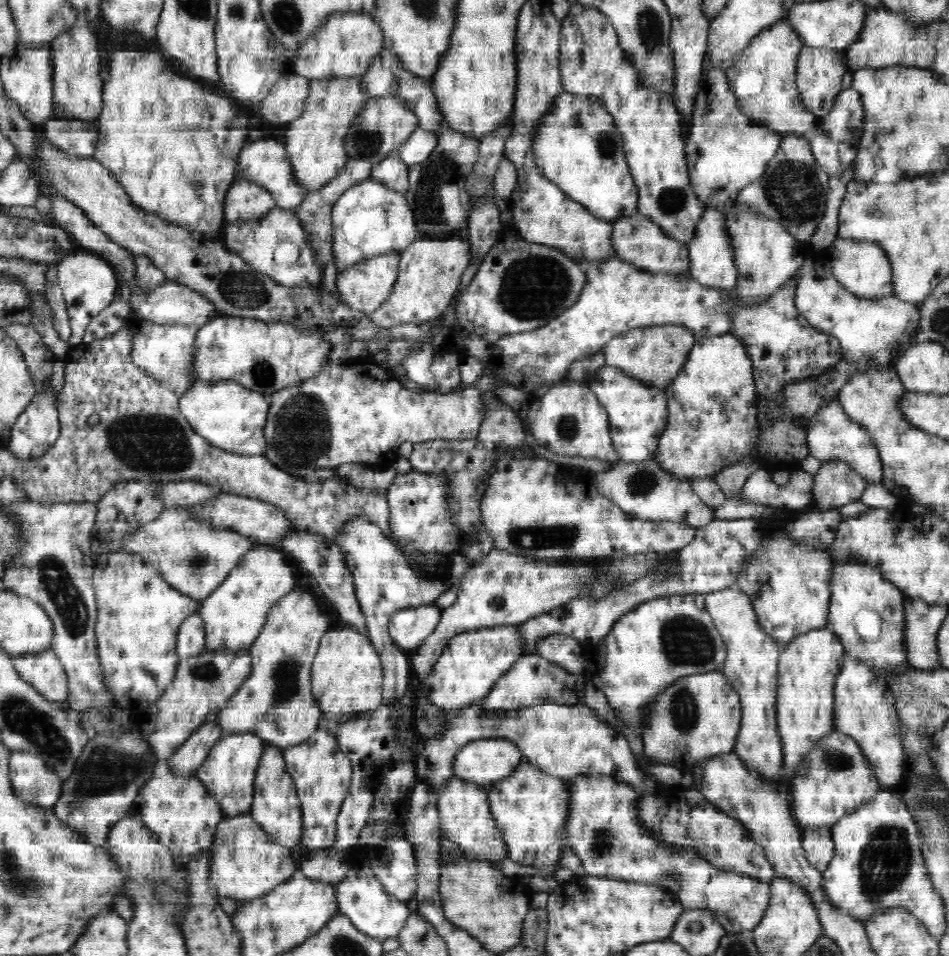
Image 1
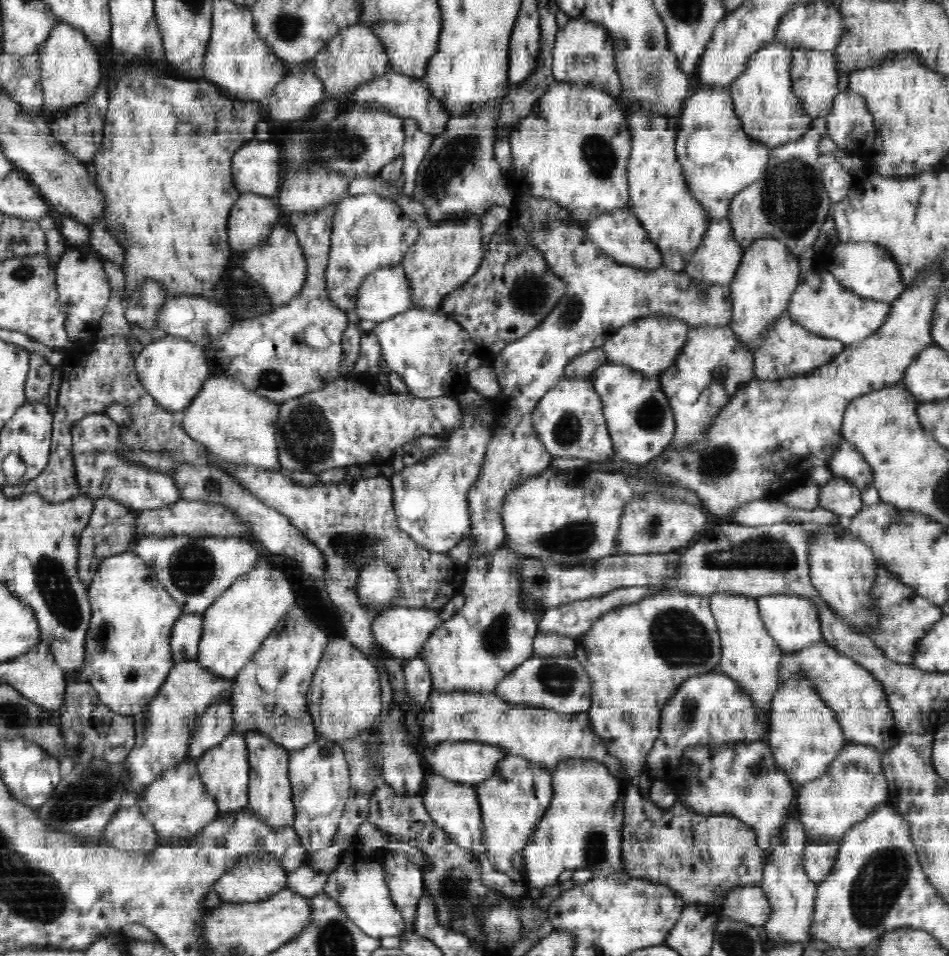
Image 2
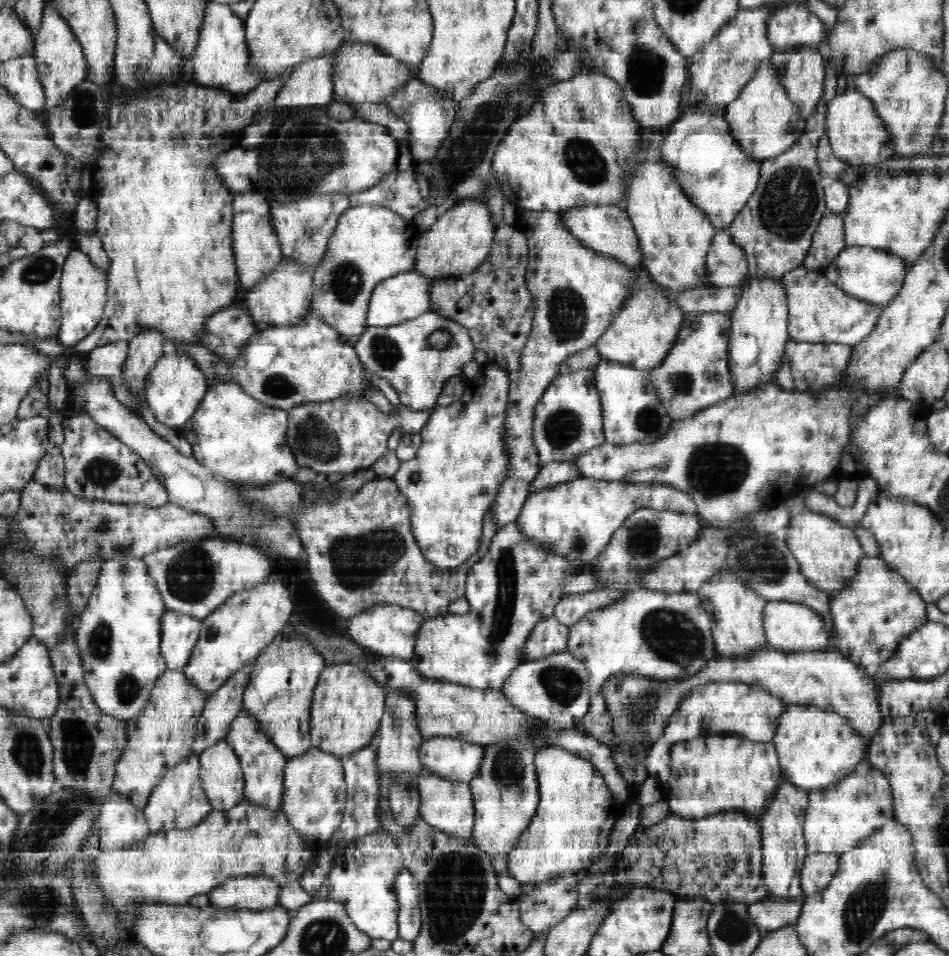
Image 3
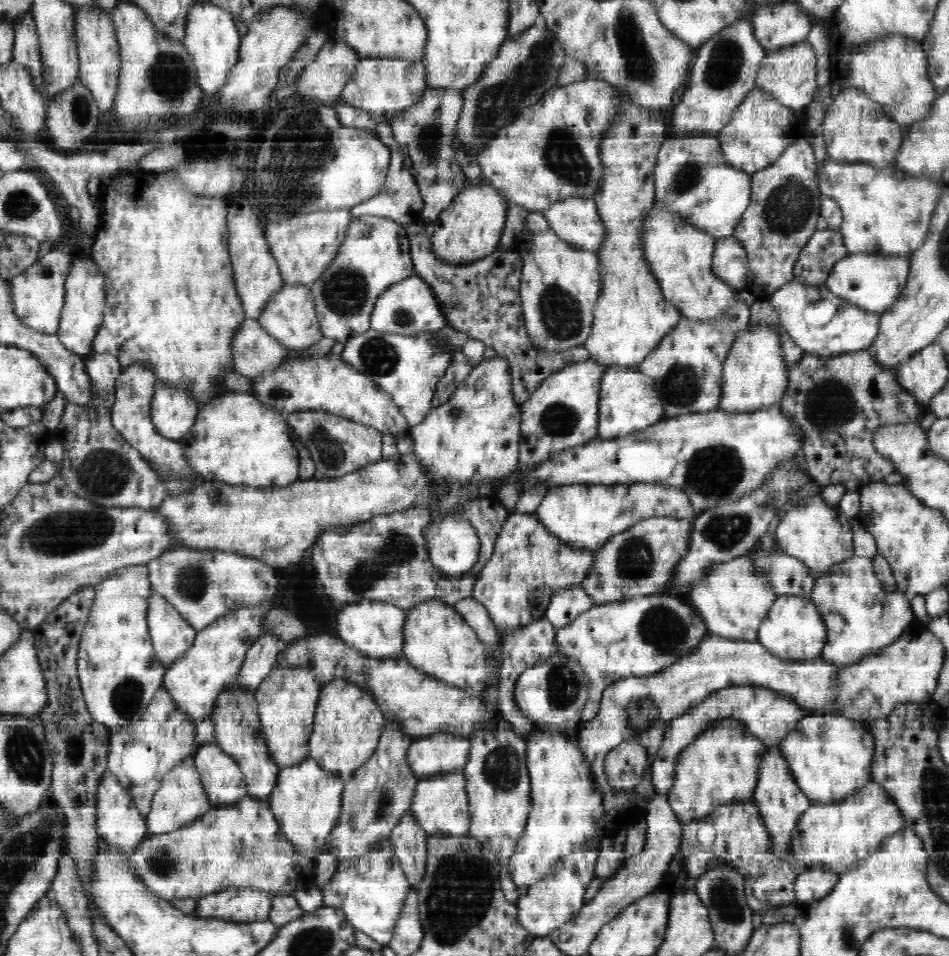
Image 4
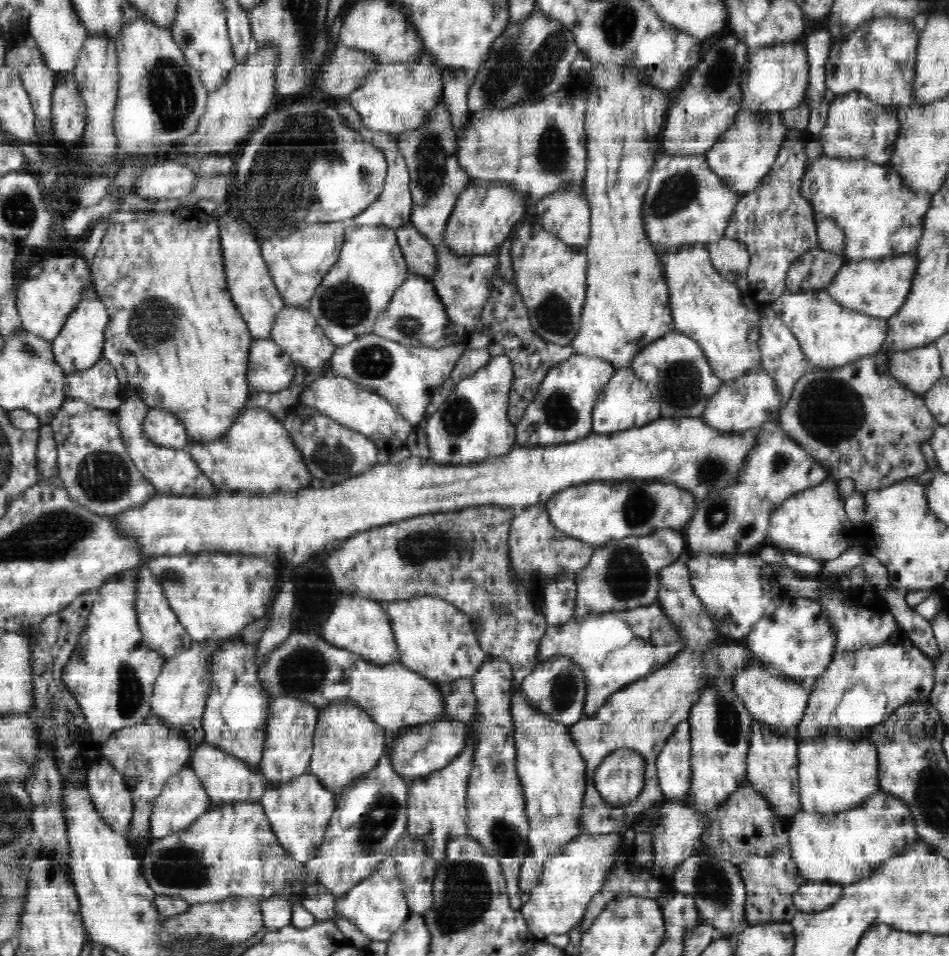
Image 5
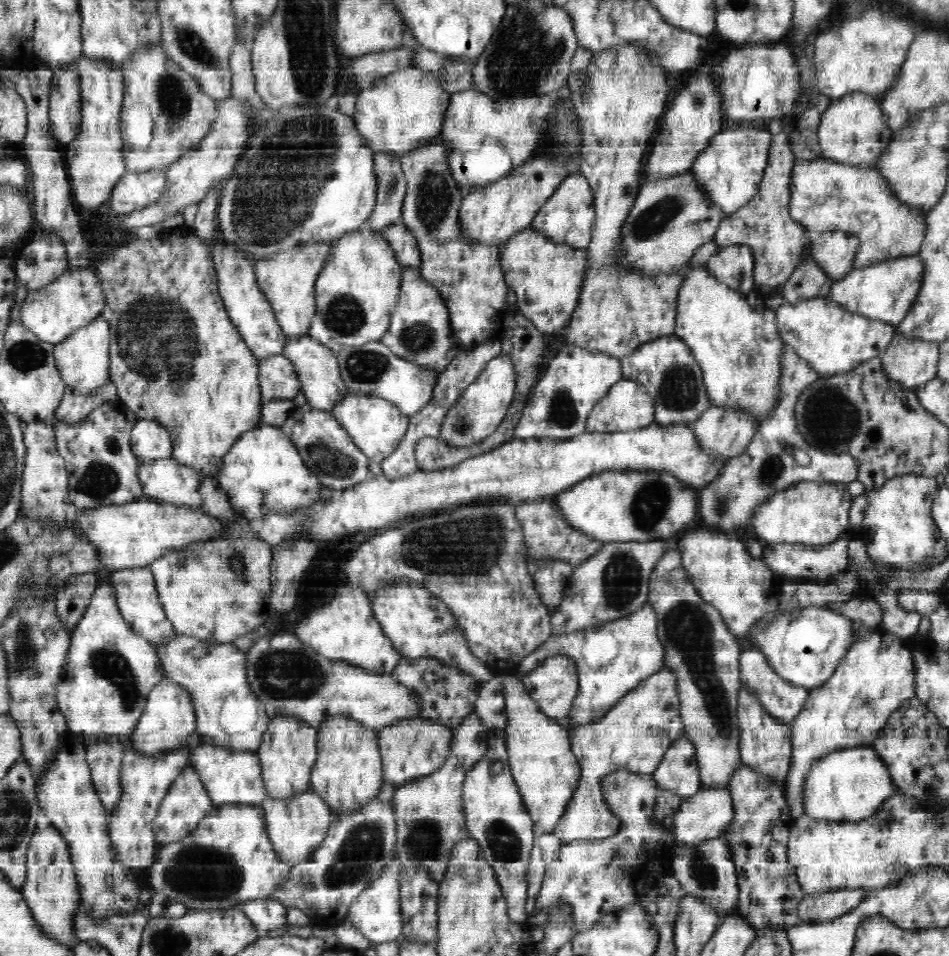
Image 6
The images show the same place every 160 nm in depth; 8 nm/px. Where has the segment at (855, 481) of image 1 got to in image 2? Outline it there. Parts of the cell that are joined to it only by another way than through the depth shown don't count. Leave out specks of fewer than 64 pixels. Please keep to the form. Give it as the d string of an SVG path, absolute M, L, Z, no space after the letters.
M833 477L820 486L820 506L837 514L843 521L856 516L864 507L862 490L845 478Z

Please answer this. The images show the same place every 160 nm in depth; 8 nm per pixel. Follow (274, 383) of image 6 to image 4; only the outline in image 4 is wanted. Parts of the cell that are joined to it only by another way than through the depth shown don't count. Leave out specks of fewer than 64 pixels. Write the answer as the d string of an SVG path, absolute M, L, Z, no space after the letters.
M246 319L232 340L233 369L242 378L257 376L275 367L285 357L285 347L259 321Z

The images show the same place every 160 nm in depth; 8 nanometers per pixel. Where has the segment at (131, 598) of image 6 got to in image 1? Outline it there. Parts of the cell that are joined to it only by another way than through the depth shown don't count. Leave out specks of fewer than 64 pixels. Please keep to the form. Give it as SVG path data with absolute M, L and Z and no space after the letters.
M199 612L192 613L180 625L177 635L177 653L180 659L196 656L206 650L207 636L204 619Z

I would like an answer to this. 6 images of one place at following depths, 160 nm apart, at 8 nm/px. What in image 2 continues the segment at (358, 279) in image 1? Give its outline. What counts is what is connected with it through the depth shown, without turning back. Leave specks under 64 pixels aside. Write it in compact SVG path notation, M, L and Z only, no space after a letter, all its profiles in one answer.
M386 265L370 272L356 294L354 313L361 320L385 322L409 310L412 295L401 265Z

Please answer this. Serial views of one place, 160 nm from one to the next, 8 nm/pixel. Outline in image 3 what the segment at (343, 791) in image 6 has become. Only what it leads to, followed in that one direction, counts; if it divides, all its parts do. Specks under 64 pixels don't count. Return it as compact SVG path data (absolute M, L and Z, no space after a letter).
M350 661L326 665L313 692L311 745L336 757L348 757L365 748L379 733L387 691L374 677Z

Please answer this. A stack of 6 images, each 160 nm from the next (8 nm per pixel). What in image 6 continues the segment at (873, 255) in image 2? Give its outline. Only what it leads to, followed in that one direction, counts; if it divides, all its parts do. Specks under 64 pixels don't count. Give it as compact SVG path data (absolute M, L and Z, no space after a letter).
M918 255L889 259L867 268L854 268L840 281L832 284L827 299L838 303L848 312L898 326L917 298L924 277L924 268Z

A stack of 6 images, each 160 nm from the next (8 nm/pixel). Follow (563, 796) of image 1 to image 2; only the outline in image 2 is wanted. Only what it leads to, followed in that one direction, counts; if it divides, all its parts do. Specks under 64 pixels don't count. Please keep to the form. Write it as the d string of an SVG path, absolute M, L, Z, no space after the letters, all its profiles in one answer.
M507 755L496 774L484 783L478 783L475 790L479 794L480 809L483 815L484 845L489 853L490 866L494 870L506 874L513 881L524 881L527 866L524 865L523 852L530 844L535 830L544 820L544 816L550 810L552 800L555 798L551 772L520 756Z

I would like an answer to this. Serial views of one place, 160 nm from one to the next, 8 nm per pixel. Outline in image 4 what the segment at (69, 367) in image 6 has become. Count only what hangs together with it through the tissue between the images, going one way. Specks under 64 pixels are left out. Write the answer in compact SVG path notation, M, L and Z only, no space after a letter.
M90 257L72 264L65 280L65 303L62 310L57 336L60 342L72 352L86 358L92 351L93 337L100 329L105 310L106 280L96 262Z

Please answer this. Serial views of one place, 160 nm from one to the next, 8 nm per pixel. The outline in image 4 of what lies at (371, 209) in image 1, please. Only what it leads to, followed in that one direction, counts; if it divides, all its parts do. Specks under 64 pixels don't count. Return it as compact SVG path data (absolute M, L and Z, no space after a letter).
M384 216L353 217L348 224L337 256L333 258L329 268L321 274L321 278L310 286L317 322L323 336L345 344L353 336L371 330L371 315L376 300L386 289L414 274L415 266L405 227L399 221Z

